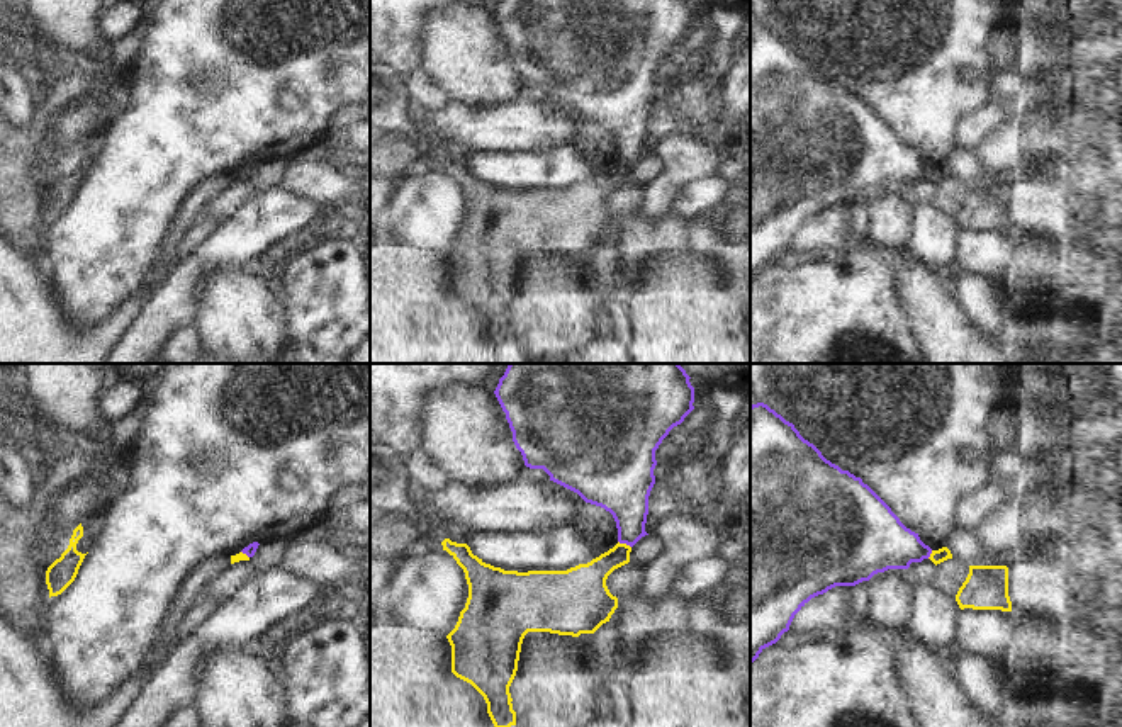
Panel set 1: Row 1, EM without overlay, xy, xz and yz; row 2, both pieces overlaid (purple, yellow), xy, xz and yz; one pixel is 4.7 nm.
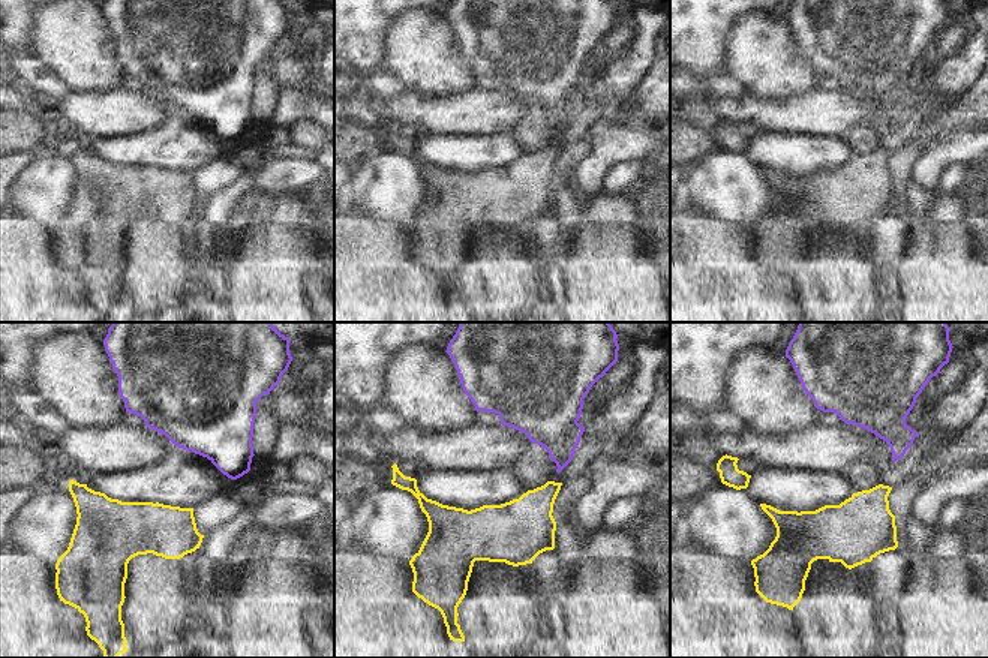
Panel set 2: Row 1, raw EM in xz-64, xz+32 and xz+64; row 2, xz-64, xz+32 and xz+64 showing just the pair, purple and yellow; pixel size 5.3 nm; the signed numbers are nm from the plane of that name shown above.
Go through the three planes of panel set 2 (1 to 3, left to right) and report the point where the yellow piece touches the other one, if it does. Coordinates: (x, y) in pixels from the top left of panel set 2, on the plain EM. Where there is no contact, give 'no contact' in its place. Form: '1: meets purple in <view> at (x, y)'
1: no contact
2: no contact
3: no contact

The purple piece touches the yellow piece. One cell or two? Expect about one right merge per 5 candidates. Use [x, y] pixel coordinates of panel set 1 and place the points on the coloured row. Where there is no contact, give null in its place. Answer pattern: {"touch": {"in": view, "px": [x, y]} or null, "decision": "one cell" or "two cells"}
{"touch": {"in": "xz", "px": [625, 542]}, "decision": "two cells"}

